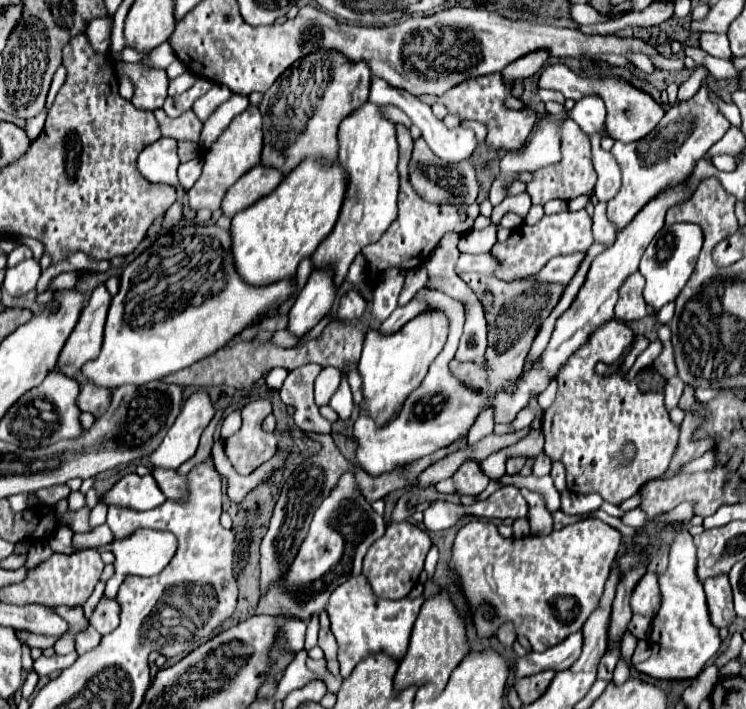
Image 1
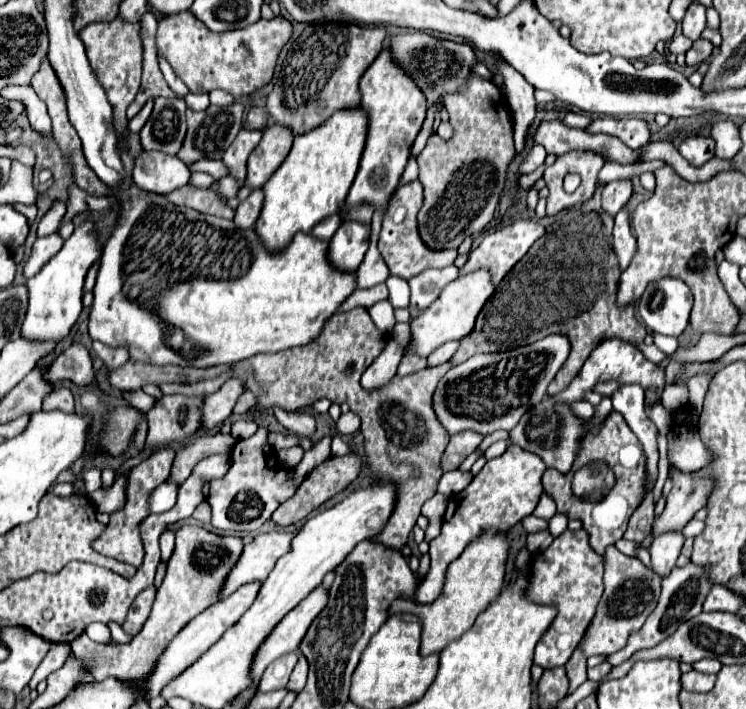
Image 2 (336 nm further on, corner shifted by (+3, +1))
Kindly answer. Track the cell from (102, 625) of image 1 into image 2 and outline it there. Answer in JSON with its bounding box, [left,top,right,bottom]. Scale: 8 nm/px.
[85,622,111,643]

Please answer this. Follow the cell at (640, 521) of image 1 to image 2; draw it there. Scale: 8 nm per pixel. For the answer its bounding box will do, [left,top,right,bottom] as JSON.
[651,469,711,539]

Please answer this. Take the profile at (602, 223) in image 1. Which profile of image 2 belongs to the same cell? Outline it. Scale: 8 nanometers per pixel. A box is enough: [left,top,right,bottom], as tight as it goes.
[603,181,631,215]

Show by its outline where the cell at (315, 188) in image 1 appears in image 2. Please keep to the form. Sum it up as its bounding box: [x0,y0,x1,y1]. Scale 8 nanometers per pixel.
[255,109,367,253]

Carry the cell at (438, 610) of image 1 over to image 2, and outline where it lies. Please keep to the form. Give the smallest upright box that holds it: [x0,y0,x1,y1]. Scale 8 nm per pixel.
[389,533,507,657]

